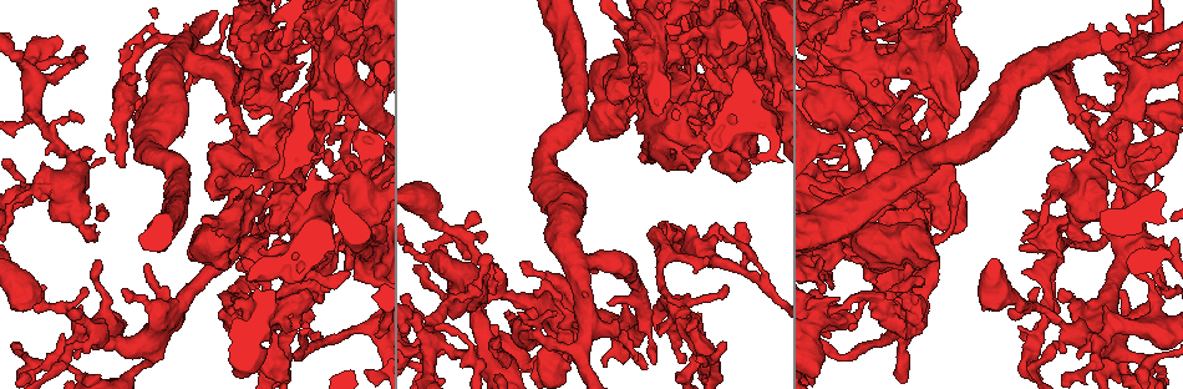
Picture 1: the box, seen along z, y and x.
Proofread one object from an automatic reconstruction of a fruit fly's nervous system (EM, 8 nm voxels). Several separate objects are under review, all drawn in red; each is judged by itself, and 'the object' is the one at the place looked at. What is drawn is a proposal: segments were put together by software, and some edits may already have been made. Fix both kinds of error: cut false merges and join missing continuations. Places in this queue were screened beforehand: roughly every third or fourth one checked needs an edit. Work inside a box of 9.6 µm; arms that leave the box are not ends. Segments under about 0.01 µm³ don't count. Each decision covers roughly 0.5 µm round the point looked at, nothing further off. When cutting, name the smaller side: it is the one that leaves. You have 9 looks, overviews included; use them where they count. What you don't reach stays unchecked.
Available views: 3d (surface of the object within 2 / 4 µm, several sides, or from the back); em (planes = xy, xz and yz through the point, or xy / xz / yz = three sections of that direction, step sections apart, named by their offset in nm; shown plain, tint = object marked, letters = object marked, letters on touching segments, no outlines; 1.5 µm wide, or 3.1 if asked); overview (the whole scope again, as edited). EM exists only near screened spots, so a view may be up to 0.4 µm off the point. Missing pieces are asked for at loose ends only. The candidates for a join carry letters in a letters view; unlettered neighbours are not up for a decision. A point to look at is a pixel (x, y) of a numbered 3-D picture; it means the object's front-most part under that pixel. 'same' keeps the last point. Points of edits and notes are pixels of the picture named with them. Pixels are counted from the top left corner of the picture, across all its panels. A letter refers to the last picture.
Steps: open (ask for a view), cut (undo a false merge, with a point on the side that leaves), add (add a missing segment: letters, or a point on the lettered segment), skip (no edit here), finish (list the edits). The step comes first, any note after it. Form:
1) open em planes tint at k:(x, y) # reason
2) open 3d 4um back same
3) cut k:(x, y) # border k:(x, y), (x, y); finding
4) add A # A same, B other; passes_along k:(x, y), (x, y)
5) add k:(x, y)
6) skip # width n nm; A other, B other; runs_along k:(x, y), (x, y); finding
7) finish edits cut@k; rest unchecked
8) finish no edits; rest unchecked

open 3d 4um at 1:(481, 292) # an open end

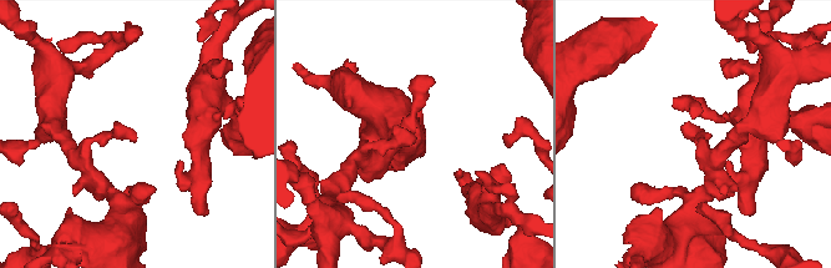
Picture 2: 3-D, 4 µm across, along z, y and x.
open em planes letters at 2:(416, 137)

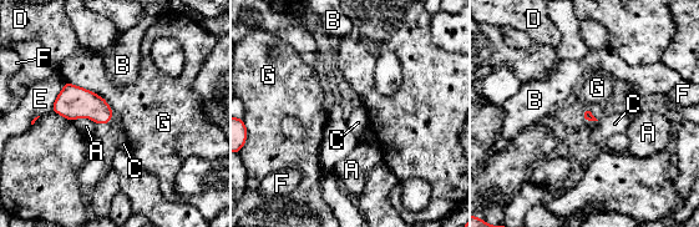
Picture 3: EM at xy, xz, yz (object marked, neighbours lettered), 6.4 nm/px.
skip # longest_contact G 360 nm; A other, B other, C other, D other, E other, F other, G other; border 3:(66, 81), (100, 95), (112, 112); none of them fits

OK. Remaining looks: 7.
open 3d 4um at 1:(1059, 290) # an open end

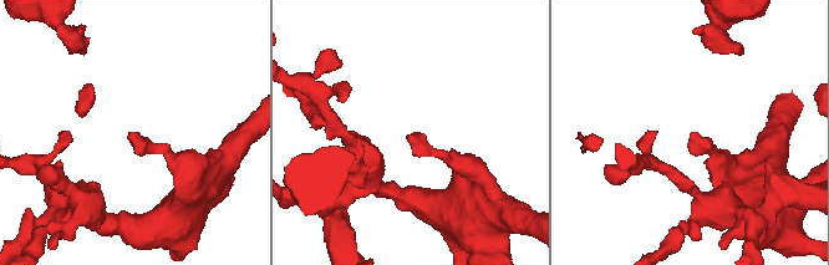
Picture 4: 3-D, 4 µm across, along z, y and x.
open em yz step 8 letters at 4:(411, 135) # now the EM

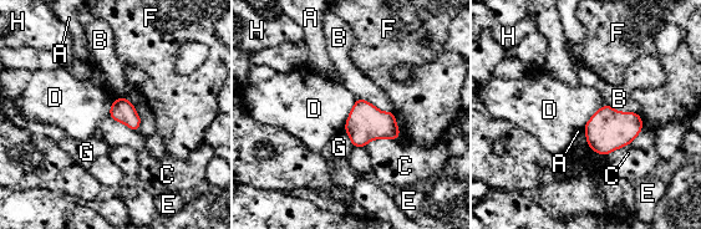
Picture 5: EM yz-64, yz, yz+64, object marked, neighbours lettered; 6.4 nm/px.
open em planes letters same

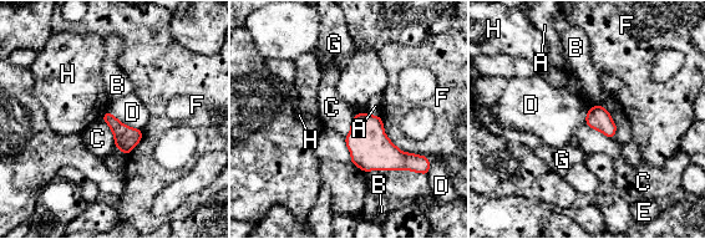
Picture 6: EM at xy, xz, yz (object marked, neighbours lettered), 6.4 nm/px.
skip # width 150 nm; A other, B other, C other, D other, E other, F other, G other, H other; border 6:(105, 112), (141, 130); none of them fits

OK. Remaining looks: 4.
open em planes letters at 1:(660, 334) # branch stops here

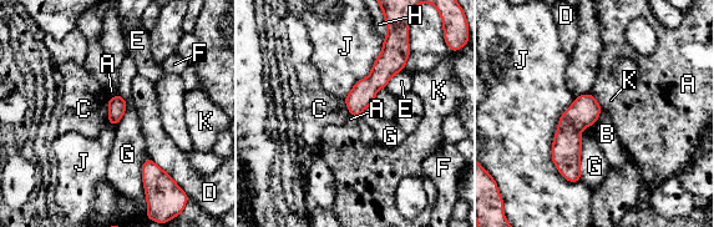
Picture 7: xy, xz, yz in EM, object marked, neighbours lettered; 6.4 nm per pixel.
skip # A other, B other, C other, D other, E other, F other, G other, H other, J other, K other; border 7:(602, 110), (593, 124); no lettered segment goes on from it

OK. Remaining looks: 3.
open em planes letters at 1:(1020, 327) # free end

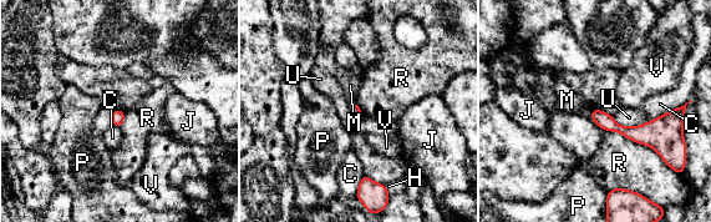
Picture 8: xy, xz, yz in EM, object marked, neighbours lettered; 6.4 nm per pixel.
add M # C other, H other, J other, M same, P other, R other, U other, V other; passes_along 8:(356, 112), (353, 104), (350, 85); it goes on there

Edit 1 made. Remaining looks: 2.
finish edits add@8; rest unchecked

